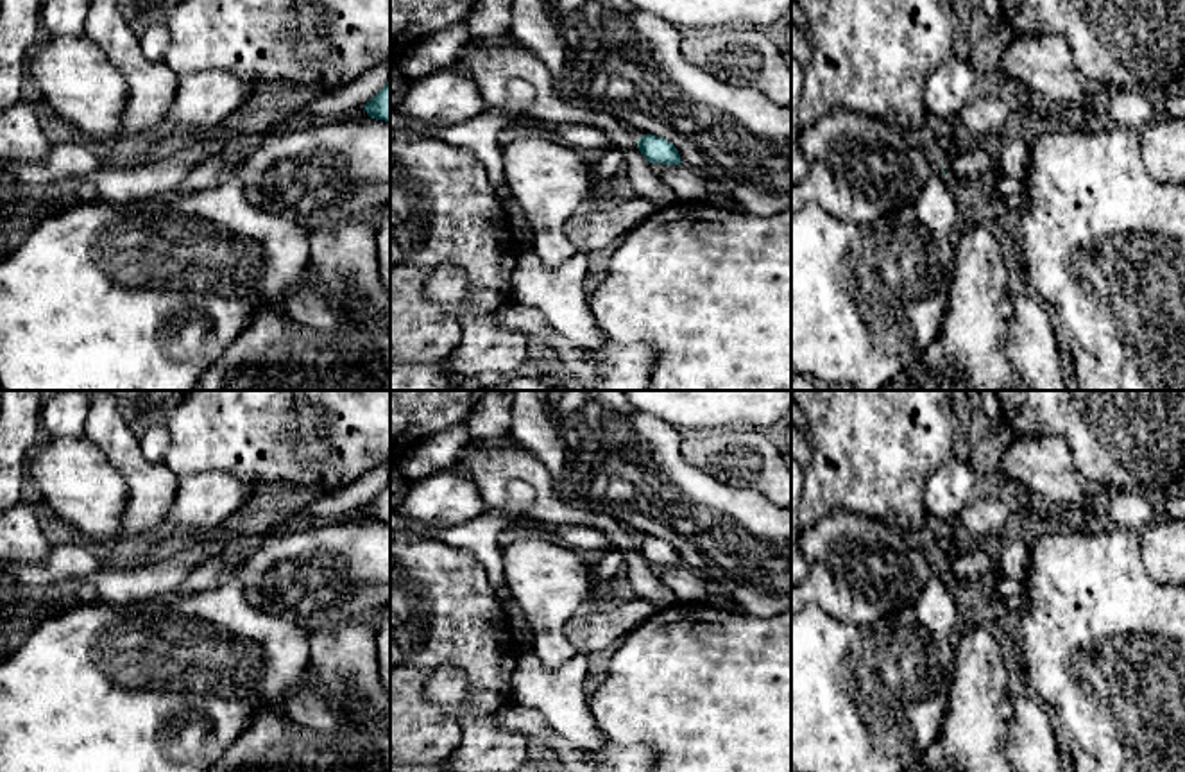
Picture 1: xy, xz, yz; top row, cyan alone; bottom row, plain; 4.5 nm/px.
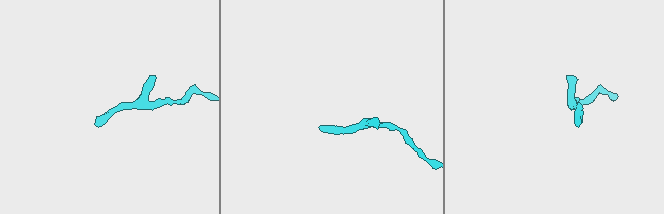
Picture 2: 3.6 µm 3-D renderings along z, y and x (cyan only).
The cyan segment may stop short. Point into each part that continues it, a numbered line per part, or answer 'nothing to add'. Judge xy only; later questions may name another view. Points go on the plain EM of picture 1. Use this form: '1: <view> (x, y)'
nothing to add

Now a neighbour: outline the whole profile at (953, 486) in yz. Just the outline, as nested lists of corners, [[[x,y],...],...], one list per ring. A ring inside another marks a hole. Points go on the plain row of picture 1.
[[[954,457],[929,476],[922,502],[927,514],[952,521],[976,496],[977,482],[970,460]]]

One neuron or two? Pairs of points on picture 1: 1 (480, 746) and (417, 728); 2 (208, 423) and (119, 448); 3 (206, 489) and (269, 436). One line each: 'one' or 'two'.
1: two
2: two
3: two

